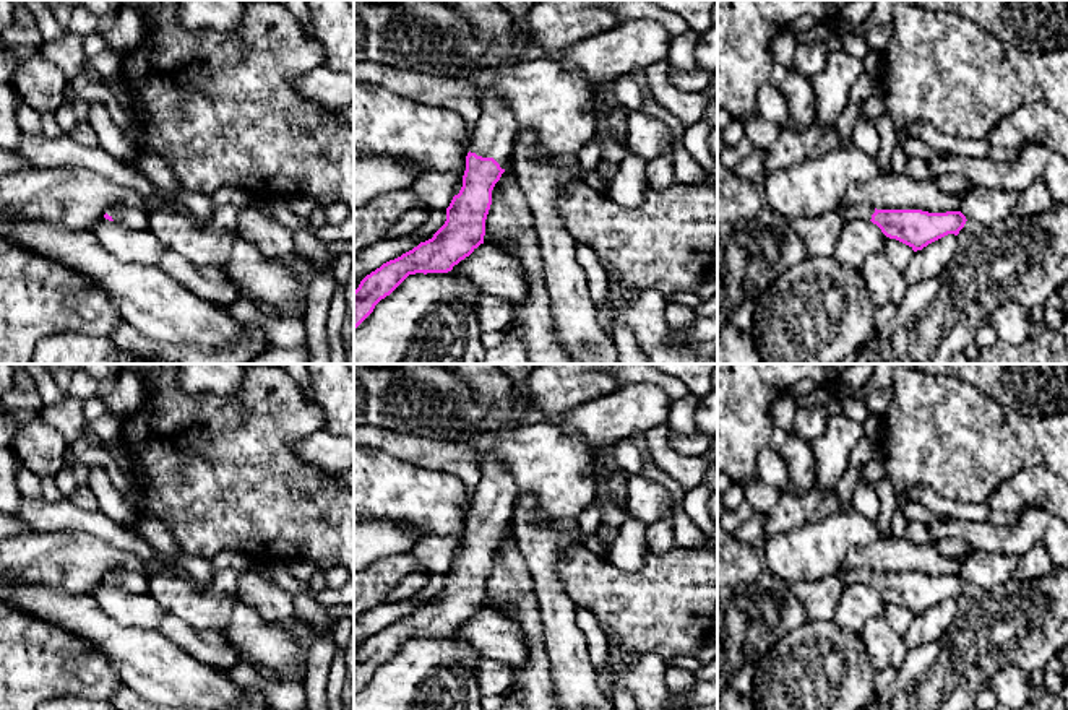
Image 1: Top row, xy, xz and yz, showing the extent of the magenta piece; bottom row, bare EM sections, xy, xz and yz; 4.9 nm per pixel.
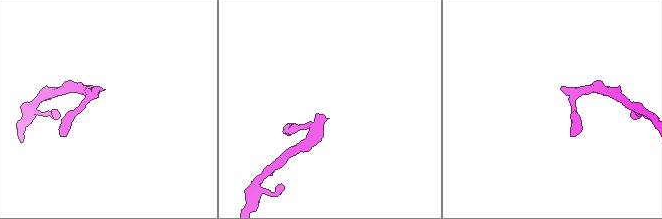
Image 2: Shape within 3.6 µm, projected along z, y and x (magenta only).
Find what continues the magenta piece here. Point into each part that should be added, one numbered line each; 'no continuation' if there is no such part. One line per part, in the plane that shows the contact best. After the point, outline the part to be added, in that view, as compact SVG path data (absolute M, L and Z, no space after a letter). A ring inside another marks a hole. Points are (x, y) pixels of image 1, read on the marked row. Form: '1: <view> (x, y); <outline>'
1: xz (494, 135); M489 94L484 99L480 119L471 135L471 153L493 158L502 169L511 166L516 125L511 109L500 97Z

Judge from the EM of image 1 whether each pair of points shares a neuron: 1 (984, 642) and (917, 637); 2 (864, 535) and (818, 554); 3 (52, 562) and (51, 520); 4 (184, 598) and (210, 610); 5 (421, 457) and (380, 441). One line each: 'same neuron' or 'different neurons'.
1: different neurons
2: same neuron
3: different neurons
4: same neuron
5: same neuron

